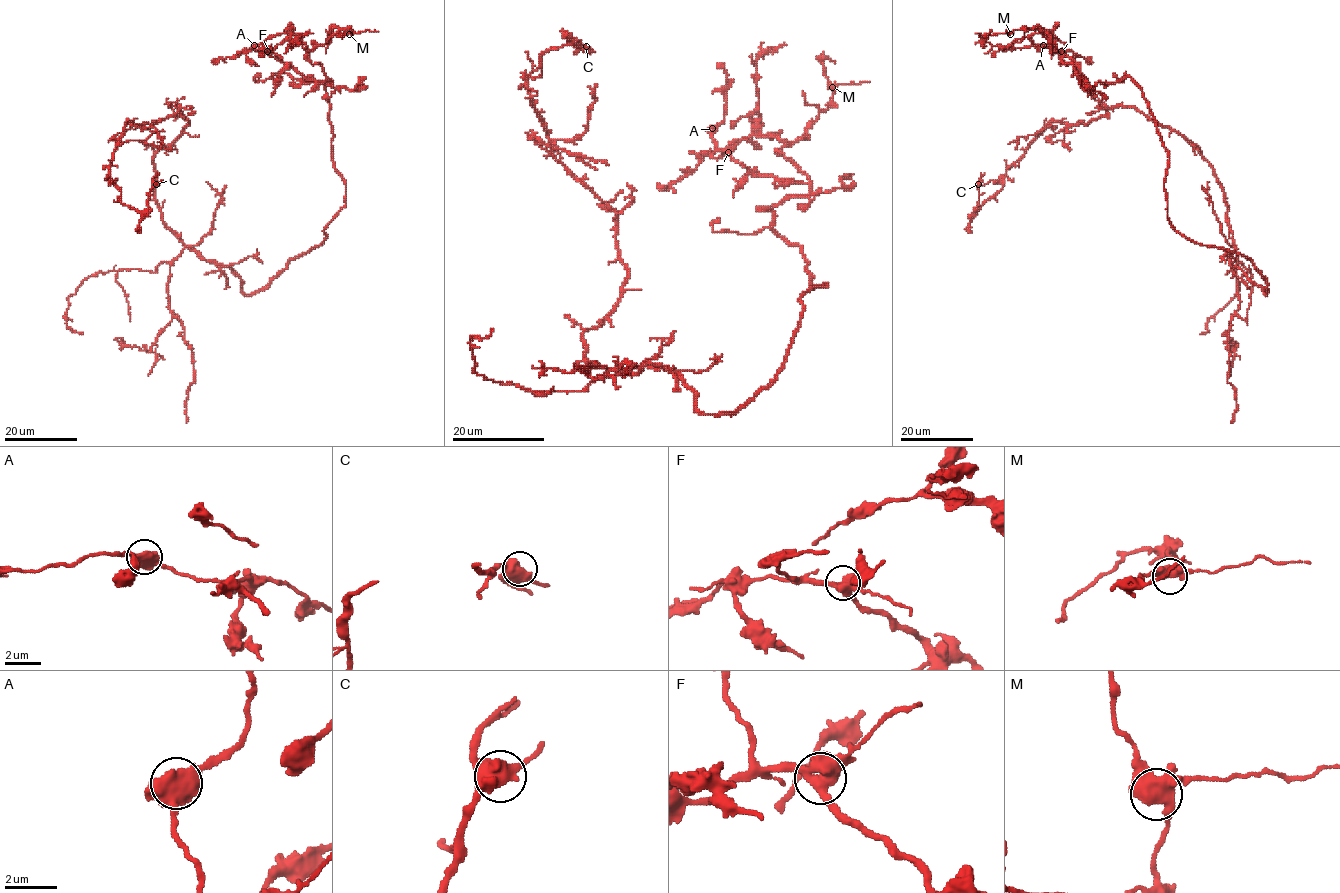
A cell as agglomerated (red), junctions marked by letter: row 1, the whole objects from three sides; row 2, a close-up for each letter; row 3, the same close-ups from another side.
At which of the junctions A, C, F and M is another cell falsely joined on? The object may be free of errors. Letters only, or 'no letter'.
no letter

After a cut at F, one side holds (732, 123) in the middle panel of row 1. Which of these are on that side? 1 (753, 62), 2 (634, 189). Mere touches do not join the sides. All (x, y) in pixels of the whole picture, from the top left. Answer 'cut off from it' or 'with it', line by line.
1: with it
2: with it

